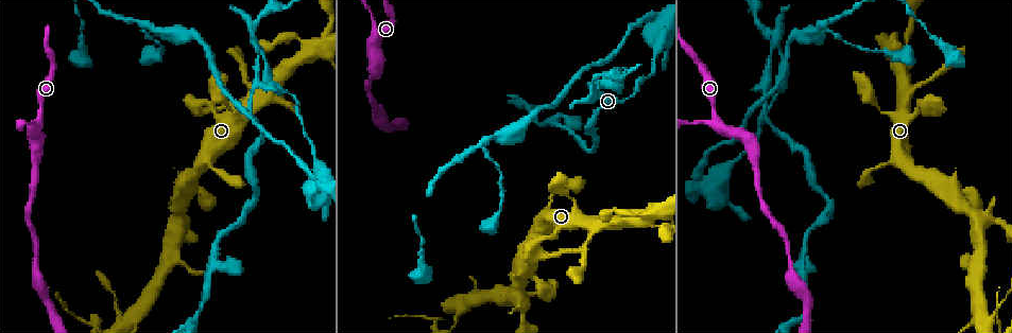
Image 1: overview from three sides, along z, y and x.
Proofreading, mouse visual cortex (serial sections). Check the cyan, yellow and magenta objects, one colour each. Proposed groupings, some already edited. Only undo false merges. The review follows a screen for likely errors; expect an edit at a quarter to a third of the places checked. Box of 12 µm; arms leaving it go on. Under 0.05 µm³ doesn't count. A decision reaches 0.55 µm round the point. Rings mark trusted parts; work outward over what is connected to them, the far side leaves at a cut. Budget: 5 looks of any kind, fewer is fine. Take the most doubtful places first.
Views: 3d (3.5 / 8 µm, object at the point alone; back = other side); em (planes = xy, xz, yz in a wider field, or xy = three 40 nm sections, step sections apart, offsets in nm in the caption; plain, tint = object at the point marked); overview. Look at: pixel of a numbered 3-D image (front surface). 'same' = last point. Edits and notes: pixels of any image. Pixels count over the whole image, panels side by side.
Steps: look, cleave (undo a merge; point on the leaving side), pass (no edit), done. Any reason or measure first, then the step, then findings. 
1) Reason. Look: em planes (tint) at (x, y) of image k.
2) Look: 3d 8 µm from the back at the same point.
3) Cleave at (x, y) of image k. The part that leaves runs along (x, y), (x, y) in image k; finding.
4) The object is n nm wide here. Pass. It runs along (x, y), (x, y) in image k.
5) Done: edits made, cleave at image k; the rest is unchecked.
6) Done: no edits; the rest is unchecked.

Side arm on a straight run. Look: 3d 3.5 µm at (777, 46) of image 1.

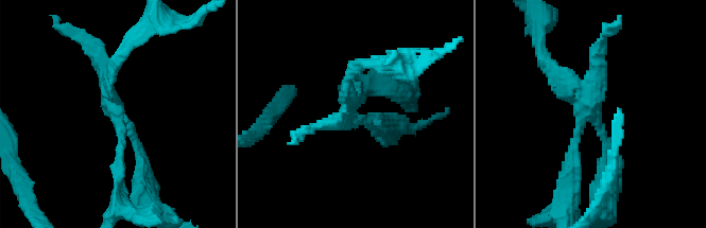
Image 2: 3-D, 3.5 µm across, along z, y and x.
Look: em xy step 2 (tint) at (592, 114) of image 2.

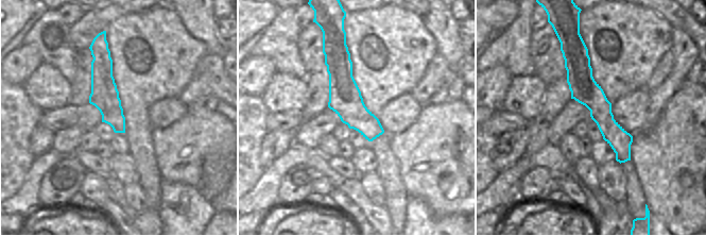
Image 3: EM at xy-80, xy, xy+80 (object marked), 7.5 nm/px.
Cleave at (548, 69) of image 2. The part that leaves runs along (585, 115), (568, 173), (566, 215) in image 2; two cells meet here.

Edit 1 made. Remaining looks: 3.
Look: overview.

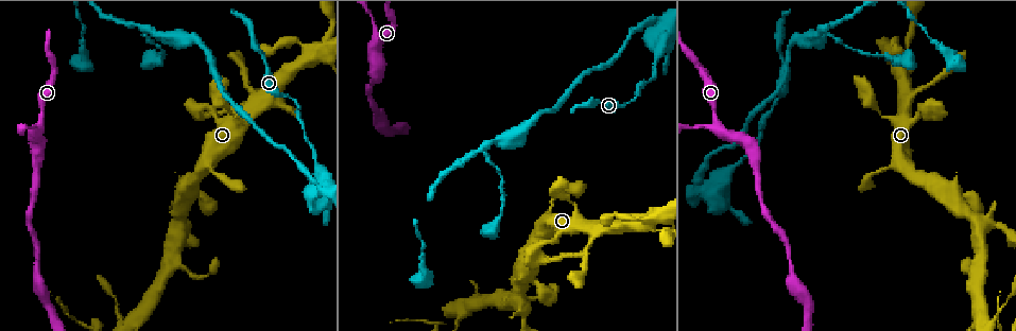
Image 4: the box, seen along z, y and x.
Sharp bend. Look: 3d 3.5 µm at (459, 317) of image 4.

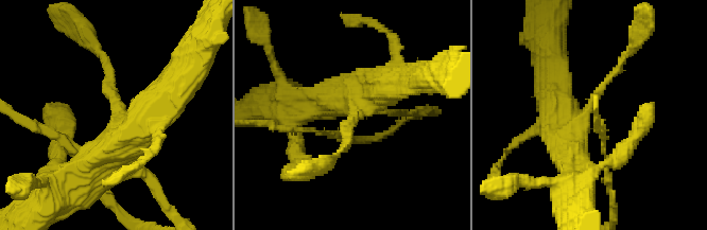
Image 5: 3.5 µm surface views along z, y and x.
The arms are 100, 500 nm wide; shape alone is not enough. Look: em xy step 5 (tint) at (592, 102) of image 5.

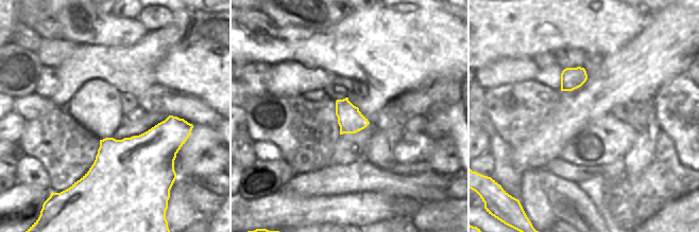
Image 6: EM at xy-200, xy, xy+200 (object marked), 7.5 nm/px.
Pass. All the same cell.

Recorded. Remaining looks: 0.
Done: edits made, cleave at image 2; the rest is unchecked.

